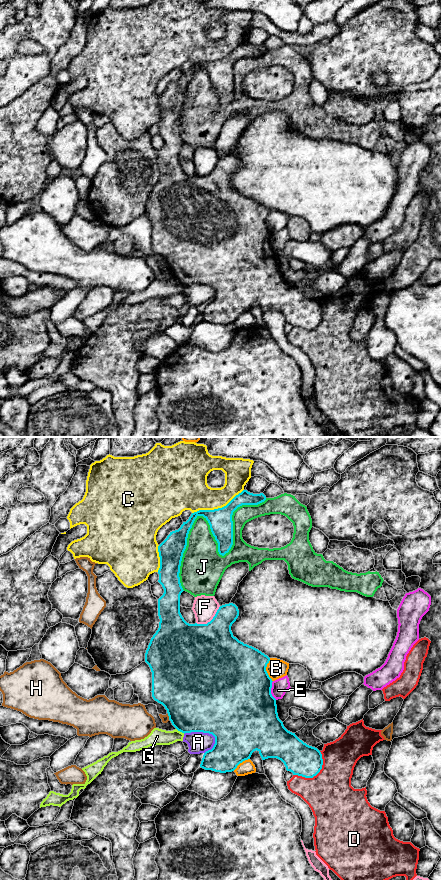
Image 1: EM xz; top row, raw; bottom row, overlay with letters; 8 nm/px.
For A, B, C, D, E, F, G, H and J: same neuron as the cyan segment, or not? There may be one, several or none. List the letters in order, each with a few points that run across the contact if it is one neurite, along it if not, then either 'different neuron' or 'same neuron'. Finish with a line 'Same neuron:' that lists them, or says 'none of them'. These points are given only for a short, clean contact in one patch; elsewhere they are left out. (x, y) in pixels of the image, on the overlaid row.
A: different neuron
B: different neuron
C: different neuron
D: different neuron
E: line xz (272, 681), (271, 694), (276, 699); different neuron
F: different neuron
G: line xz (176, 728), (184, 733); different neuron
H: different neuron
J: different neuron
Same neuron: none of them

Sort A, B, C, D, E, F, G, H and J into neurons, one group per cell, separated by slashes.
A / B / C / D / E / F / G / H / J

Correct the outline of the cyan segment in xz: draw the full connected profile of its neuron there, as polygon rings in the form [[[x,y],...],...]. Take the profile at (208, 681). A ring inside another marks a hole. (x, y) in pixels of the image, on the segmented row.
[[[243,490],[222,508],[192,513],[178,530],[170,532],[158,546],[160,557],[158,582],[162,585],[164,593],[158,599],[159,628],[150,640],[145,653],[145,662],[152,672],[152,697],[165,707],[172,725],[184,734],[203,732],[215,737],[213,748],[203,755],[201,768],[220,773],[232,772],[240,763],[250,759],[252,753],[257,750],[262,760],[277,758],[293,775],[313,778],[322,769],[322,754],[317,748],[300,740],[295,733],[288,731],[279,719],[276,699],[271,694],[273,681],[266,671],[270,658],[258,649],[239,641],[231,631],[232,624],[239,616],[238,607],[233,603],[220,606],[213,619],[207,624],[189,624],[180,613],[180,595],[184,591],[179,577],[180,566],[187,546],[188,534],[195,519],[203,516],[208,521],[218,543],[218,552],[224,556],[233,545],[233,512],[242,505],[258,505],[265,500],[266,496],[263,493],[253,494]]]

